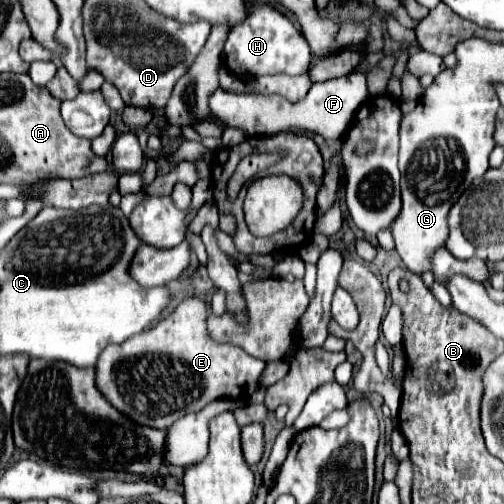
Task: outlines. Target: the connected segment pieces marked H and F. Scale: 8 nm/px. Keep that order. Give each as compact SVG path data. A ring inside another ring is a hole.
M250 3L246 19L234 25L226 39L224 59L222 63L236 75L306 75L312 53L286 15L268 3Z
M354 71L346 77L328 79L324 83L314 83L308 91L308 95L298 103L288 103L282 97L252 97L252 95L234 95L216 91L212 95L212 113L214 117L222 119L228 127L244 129L248 135L274 135L280 131L288 131L290 127L302 127L314 133L320 133L328 139L340 139L344 137L348 125L352 123L352 117L356 109L368 99L368 87L366 87L366 71Z

